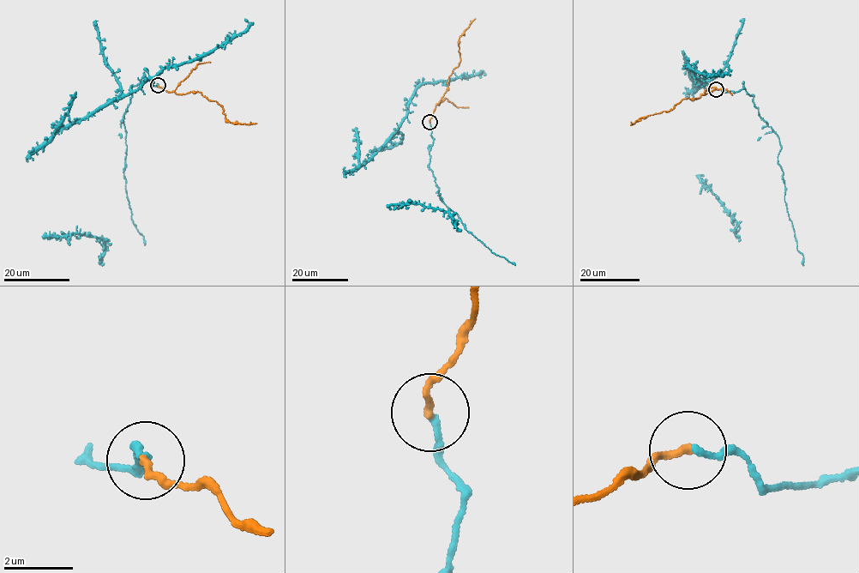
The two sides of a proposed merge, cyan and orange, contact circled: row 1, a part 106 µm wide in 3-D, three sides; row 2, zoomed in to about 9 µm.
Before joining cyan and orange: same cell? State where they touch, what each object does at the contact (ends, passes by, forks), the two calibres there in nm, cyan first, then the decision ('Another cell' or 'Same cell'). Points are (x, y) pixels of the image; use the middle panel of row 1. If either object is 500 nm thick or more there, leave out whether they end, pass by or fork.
Place: (429, 122). At the ring cyan ends. At the ring orange ends. Thickness 180 nm (cyan) against 200 nm. Same cell

